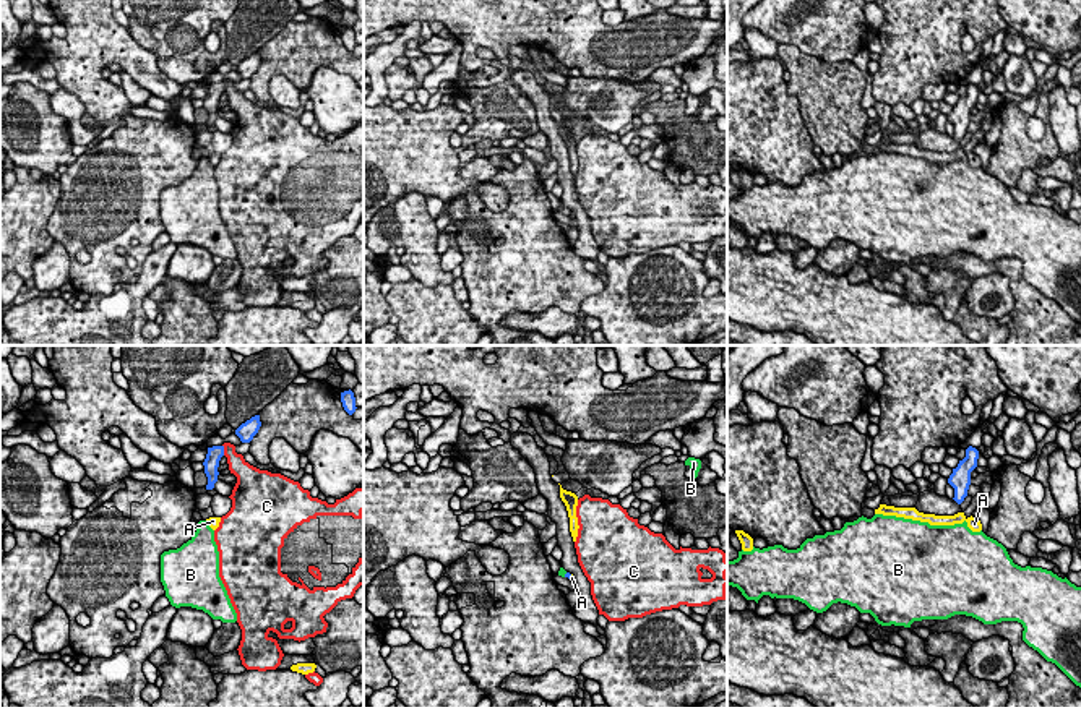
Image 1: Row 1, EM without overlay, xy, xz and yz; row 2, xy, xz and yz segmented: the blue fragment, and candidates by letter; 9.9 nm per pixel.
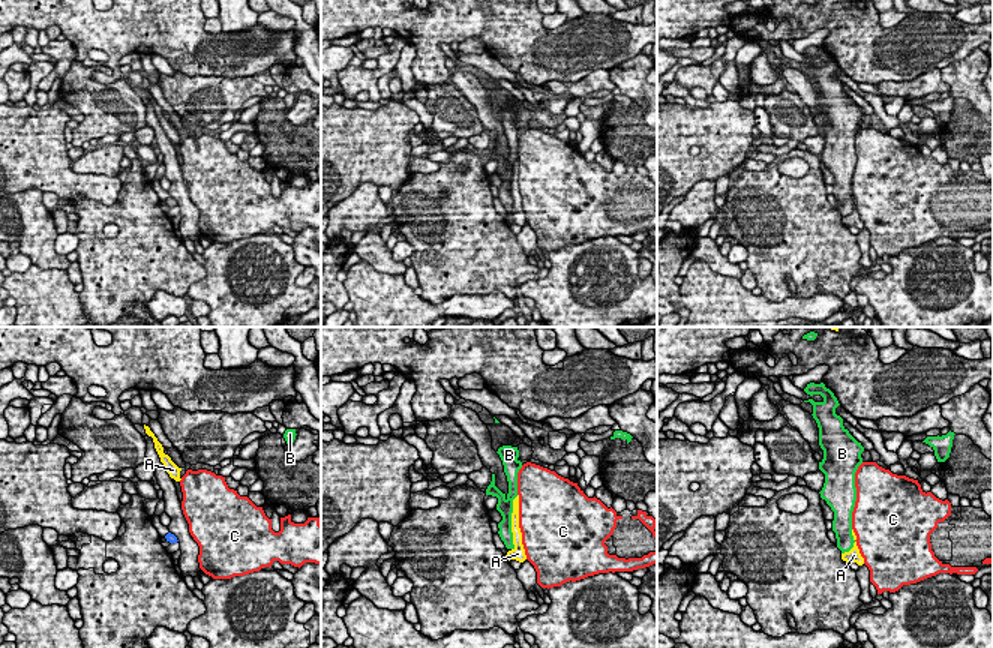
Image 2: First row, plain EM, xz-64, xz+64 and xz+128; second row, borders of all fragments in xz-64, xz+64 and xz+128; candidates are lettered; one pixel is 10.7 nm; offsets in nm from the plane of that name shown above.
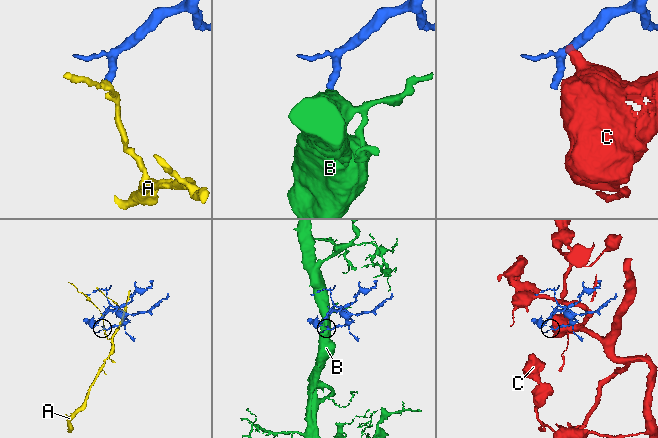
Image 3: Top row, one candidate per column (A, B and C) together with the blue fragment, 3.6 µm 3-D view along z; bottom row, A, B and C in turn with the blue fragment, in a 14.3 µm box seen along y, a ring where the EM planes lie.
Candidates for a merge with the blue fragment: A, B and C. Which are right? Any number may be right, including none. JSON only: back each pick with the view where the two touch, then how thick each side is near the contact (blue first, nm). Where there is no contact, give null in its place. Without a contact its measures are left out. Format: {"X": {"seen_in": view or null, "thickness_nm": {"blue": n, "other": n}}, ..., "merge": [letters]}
{"B": {"seen_in": "xz", "thickness_nm": {"blue": 50, "other": 70}}, "merge": ["B"]}

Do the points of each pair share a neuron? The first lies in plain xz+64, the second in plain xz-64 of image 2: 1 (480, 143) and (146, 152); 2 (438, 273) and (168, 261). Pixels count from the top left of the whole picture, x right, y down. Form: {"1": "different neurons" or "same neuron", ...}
{"1": "different neurons", "2": "same neuron"}

